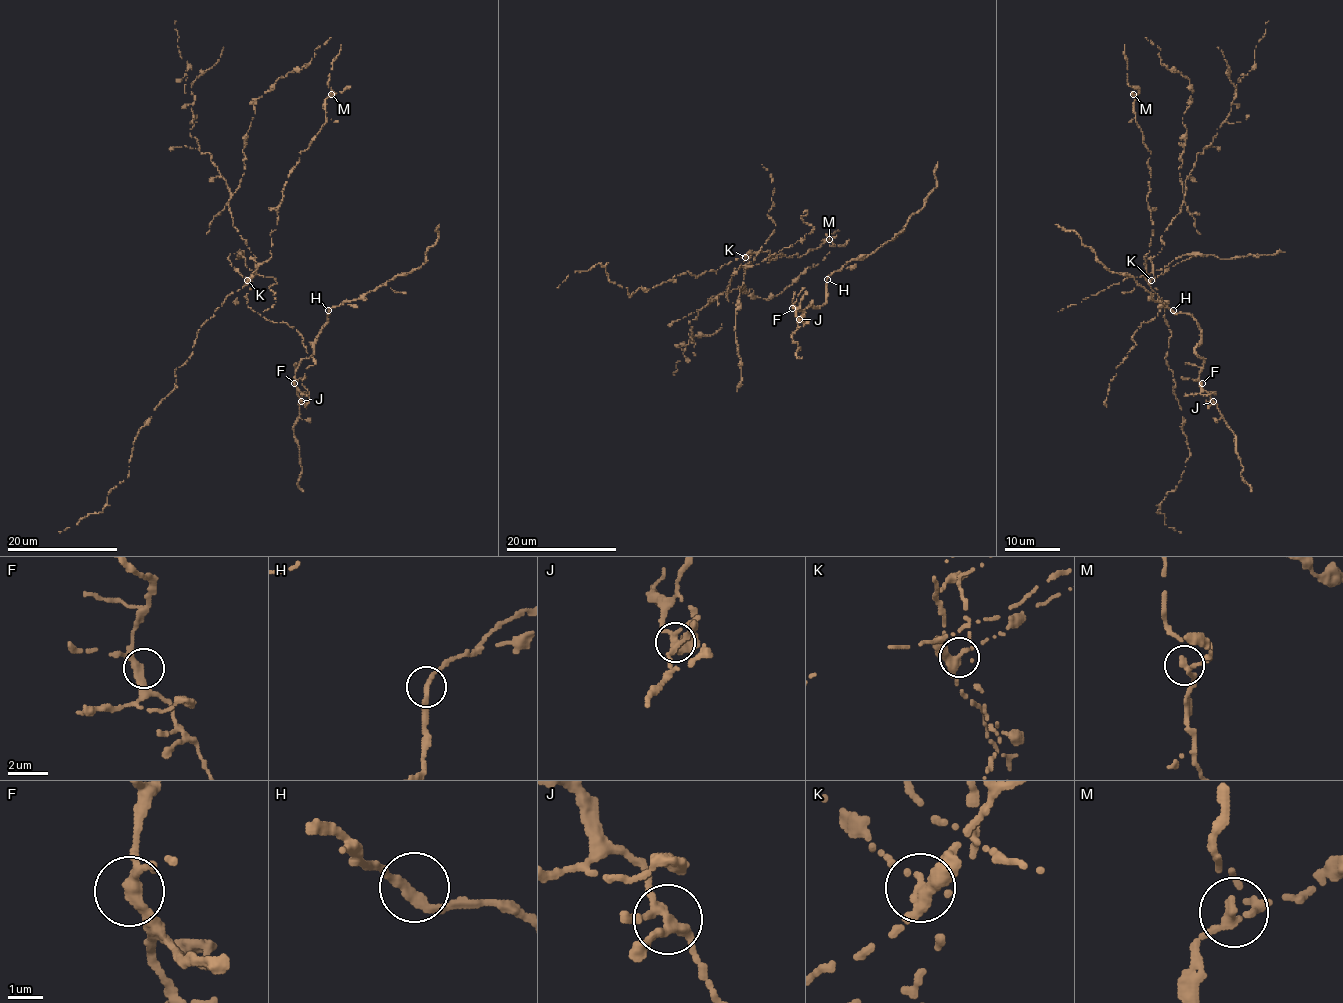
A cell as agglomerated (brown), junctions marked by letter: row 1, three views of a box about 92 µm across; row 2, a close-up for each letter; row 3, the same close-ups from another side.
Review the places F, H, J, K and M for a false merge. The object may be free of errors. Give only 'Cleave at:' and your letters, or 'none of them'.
Cleave at: K

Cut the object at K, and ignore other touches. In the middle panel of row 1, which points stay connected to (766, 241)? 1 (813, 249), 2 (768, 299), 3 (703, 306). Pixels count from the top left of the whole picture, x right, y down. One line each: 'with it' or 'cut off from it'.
1: cut off from it
2: with it
3: with it

